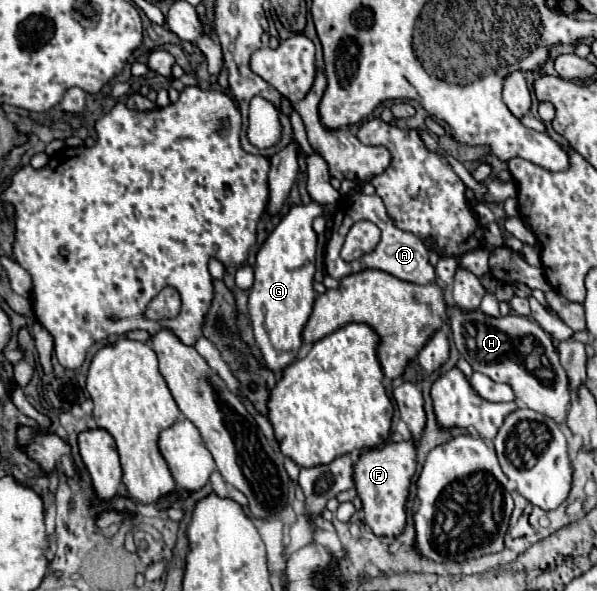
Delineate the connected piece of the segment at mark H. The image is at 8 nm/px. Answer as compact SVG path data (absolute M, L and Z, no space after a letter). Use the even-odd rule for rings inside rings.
M448 305L448 309L452 311L450 327L456 349L474 371L480 371L498 383L508 383L518 401L528 409L552 417L558 423L566 419L570 403L568 379L560 367L550 335L534 319L512 313L506 317L490 317L482 311L462 311L454 305ZM526 367L538 367L538 379Z

